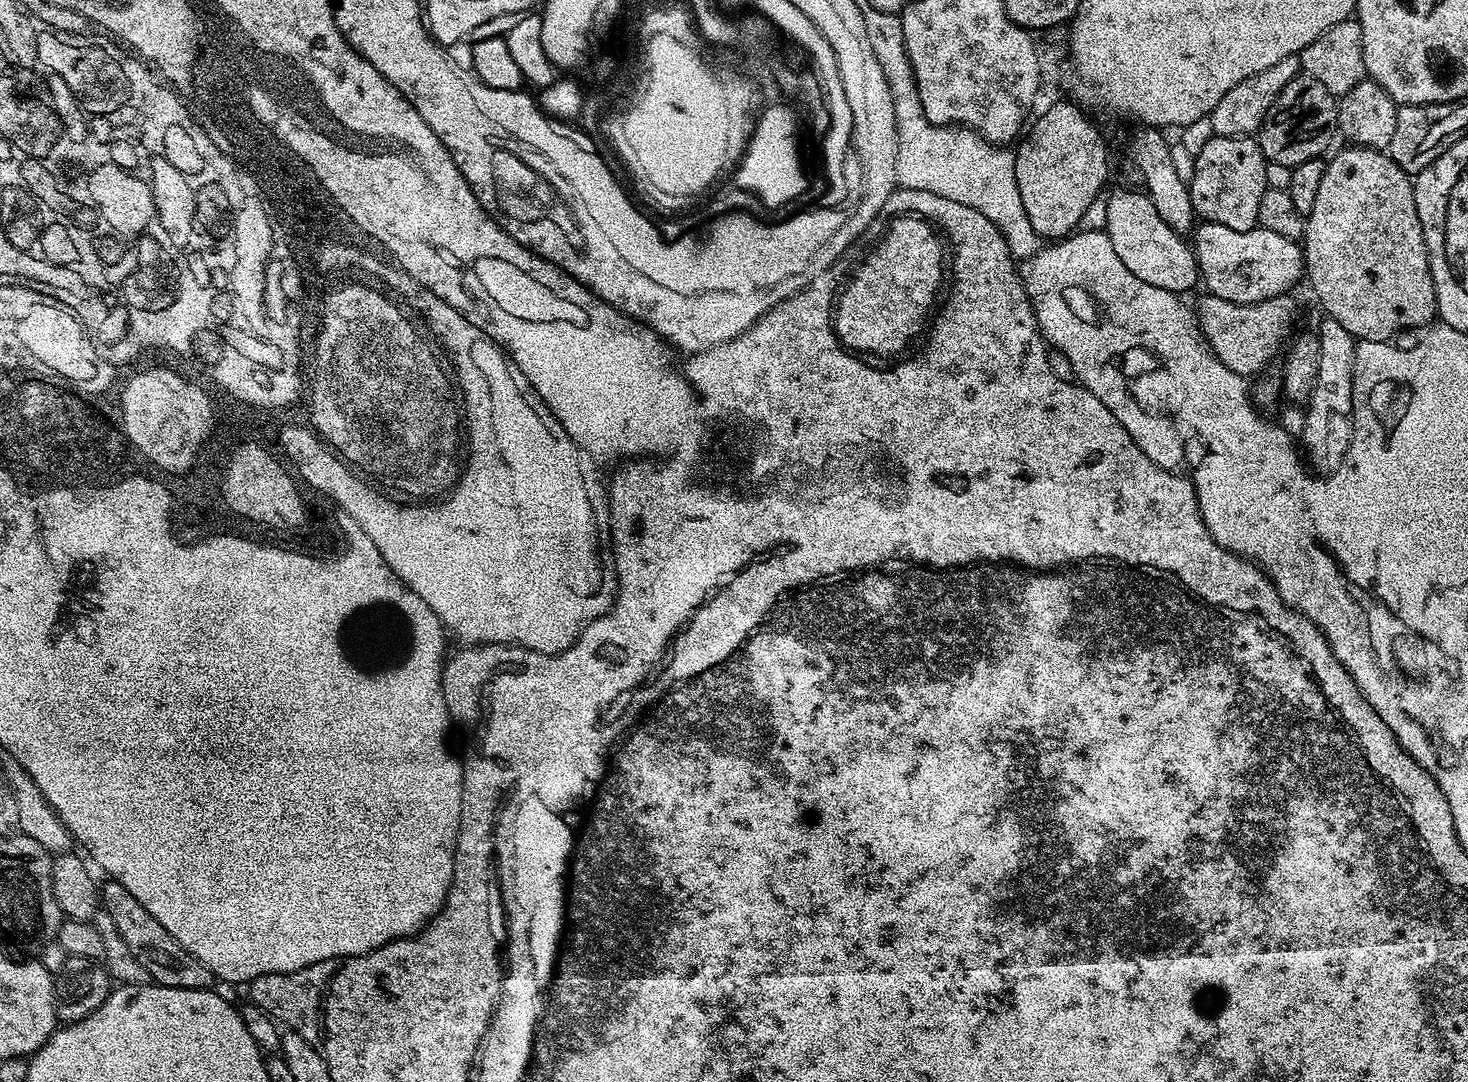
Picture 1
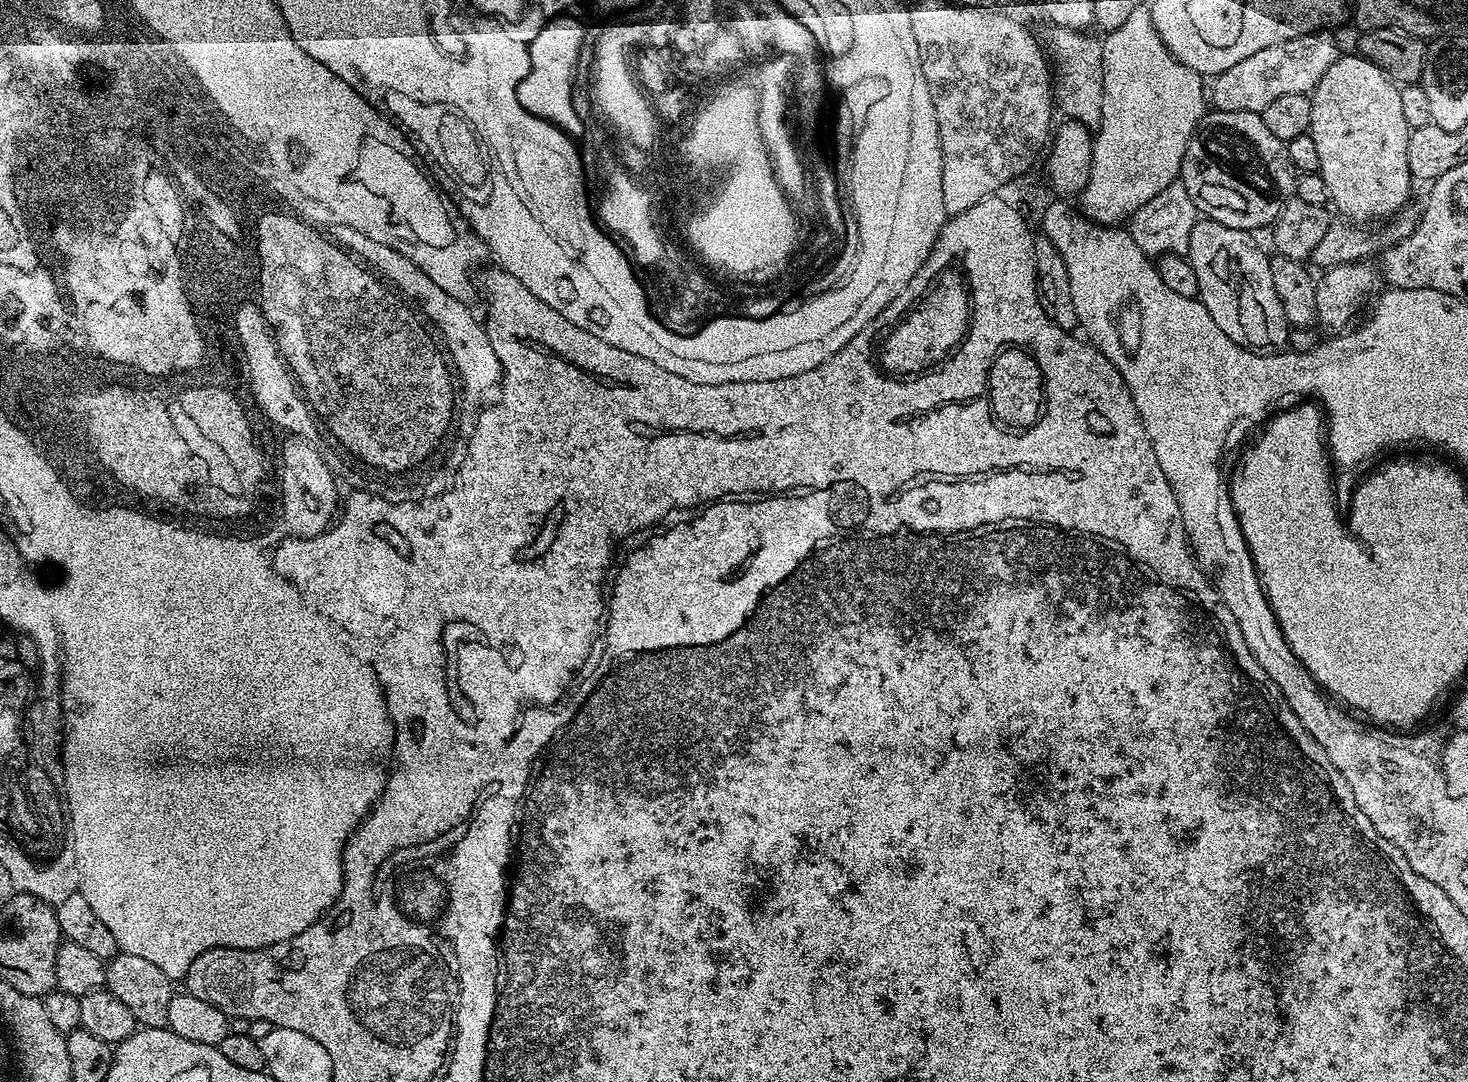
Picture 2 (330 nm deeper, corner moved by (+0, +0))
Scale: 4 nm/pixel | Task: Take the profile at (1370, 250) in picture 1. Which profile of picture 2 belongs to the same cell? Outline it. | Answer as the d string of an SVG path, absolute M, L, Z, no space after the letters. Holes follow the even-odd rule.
M1342 54L1322 74L1322 82L1310 95L1310 134L1318 149L1319 174L1326 182L1331 207L1352 222L1376 222L1395 216L1409 203L1408 195L1414 187L1406 162L1410 129L1406 118L1402 118L1397 81L1364 56Z

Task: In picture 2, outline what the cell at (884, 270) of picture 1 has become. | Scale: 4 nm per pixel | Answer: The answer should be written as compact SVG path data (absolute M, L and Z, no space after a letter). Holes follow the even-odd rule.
M944 272L936 280L936 285L928 292L928 297L892 328L892 333L880 348L878 364L885 373L896 378L912 378L935 369L948 359L968 332L970 323L970 293L961 273Z

